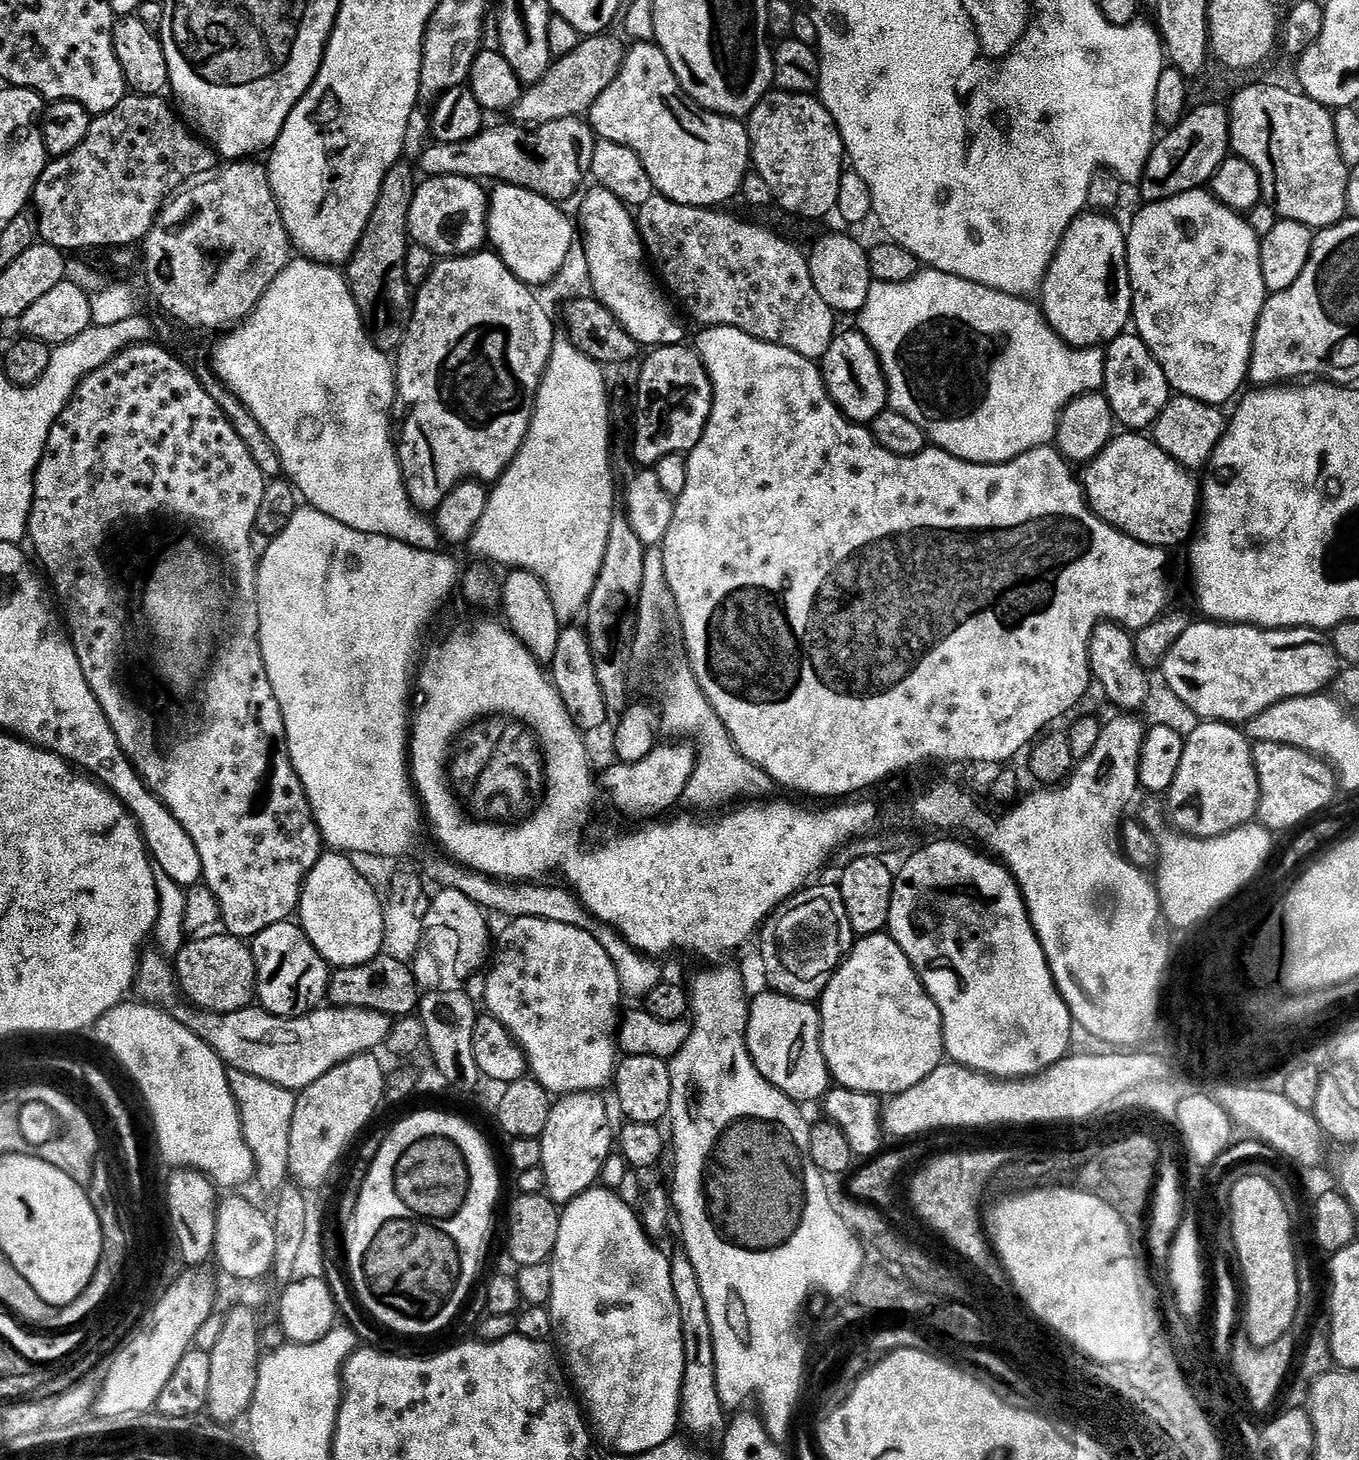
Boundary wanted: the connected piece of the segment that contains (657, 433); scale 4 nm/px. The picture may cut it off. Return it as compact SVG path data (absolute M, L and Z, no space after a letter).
M686 344L653 349L636 386L632 454L638 466L653 467L666 454L687 454L698 444L708 424L711 384L699 353Z

